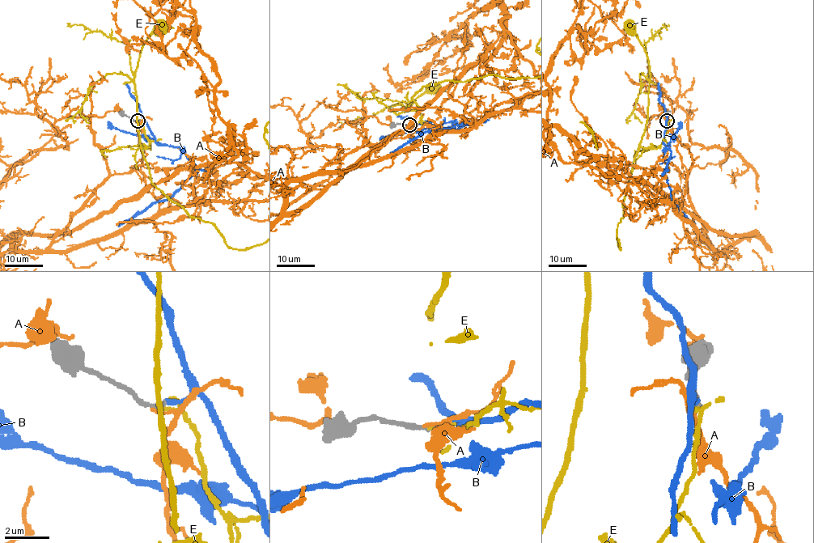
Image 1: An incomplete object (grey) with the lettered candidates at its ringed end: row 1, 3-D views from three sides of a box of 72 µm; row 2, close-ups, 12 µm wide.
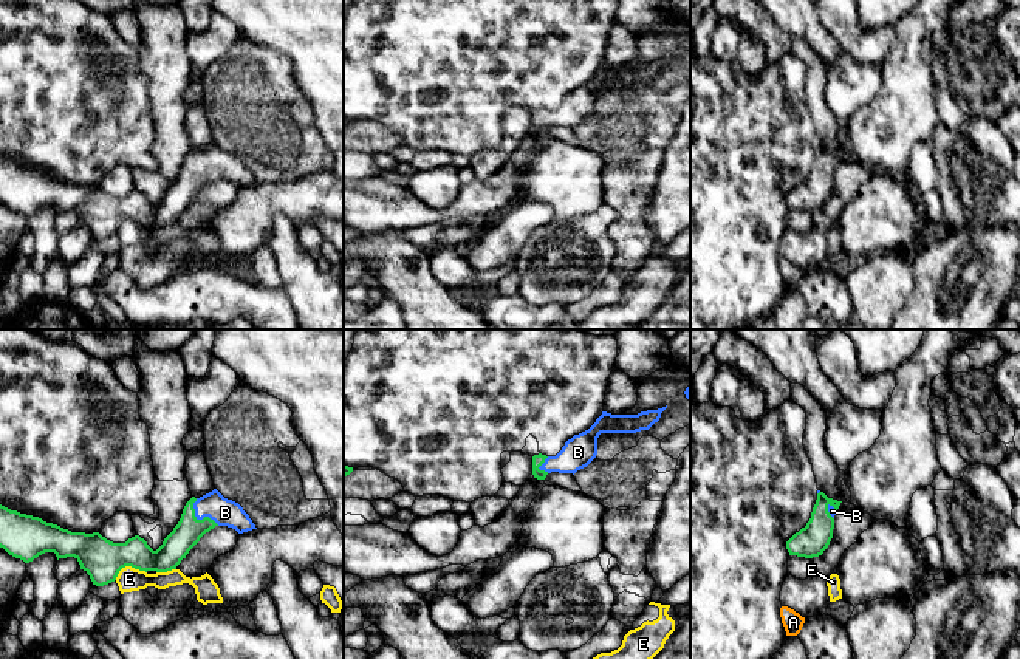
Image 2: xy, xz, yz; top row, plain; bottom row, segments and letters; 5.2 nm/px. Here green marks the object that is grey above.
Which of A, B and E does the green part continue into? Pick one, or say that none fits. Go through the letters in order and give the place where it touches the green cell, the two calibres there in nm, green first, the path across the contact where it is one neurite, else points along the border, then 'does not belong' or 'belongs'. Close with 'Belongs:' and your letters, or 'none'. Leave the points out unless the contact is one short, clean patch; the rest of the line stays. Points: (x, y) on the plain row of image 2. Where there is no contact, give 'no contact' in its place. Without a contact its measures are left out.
A: no contact; does not belong
B: contact xy (198, 174); calibres 150 and 140 nm; way xy (186, 187), (198, 174), (206, 166), (225, 166); belongs
E: contact xy (129, 218); calibres 200 and 130 nm; border xy (146, 226), (124, 220), (115, 232); does not belong
Belongs: B

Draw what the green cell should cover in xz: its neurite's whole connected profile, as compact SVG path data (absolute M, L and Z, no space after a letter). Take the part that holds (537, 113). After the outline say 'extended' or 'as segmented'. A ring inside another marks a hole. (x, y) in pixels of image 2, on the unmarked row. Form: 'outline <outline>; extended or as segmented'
outline M667 62L647 63L638 68L611 68L602 65L596 76L585 85L574 88L565 96L556 110L534 108L532 128L545 133L548 127L576 127L587 121L597 108L597 91L601 87L636 87L649 84L659 74L661 67Z; extended

